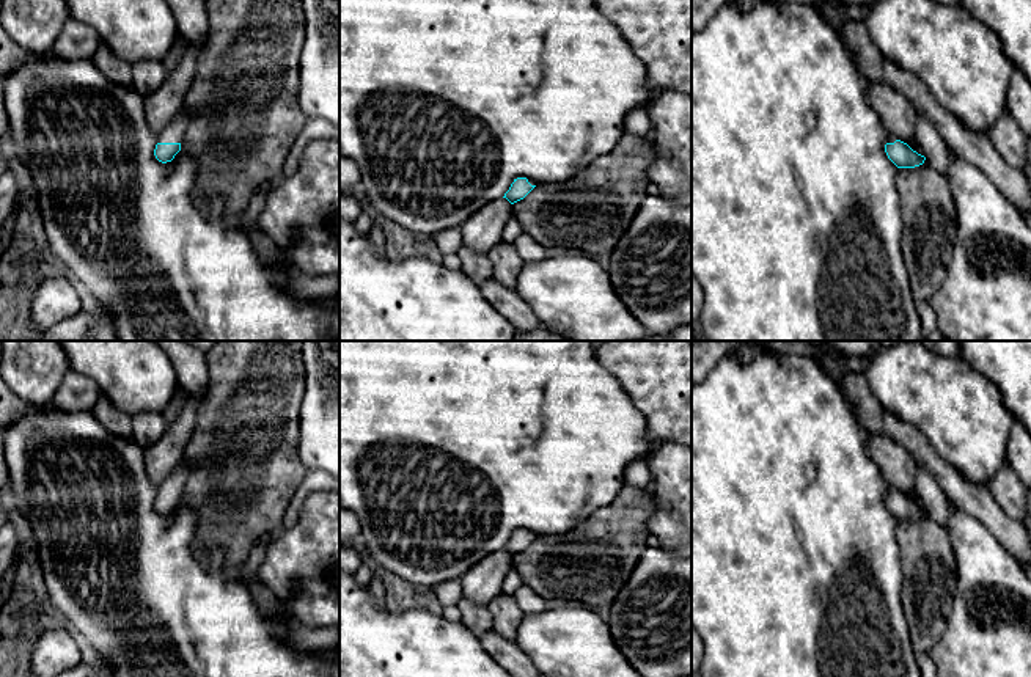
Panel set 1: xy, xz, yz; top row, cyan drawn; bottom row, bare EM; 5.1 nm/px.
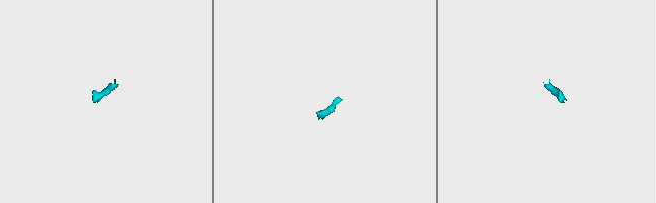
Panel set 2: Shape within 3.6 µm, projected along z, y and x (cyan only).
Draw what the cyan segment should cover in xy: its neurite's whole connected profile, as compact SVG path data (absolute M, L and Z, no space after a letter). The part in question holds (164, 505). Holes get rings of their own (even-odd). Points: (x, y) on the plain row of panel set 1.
M181 462L157 487L154 507L159 514L171 514L174 507L181 503L181 495L184 492L189 473L190 471Z

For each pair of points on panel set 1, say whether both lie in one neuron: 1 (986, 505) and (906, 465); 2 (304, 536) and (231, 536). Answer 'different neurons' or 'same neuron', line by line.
1: different neurons
2: different neurons

